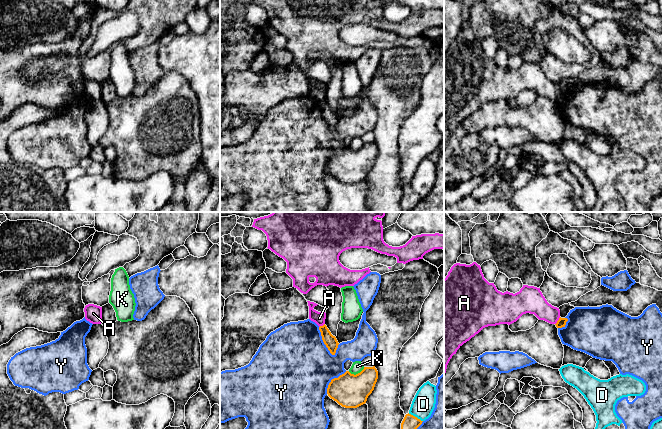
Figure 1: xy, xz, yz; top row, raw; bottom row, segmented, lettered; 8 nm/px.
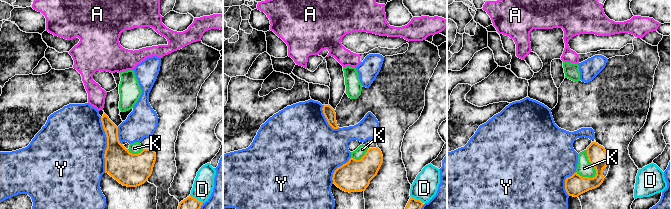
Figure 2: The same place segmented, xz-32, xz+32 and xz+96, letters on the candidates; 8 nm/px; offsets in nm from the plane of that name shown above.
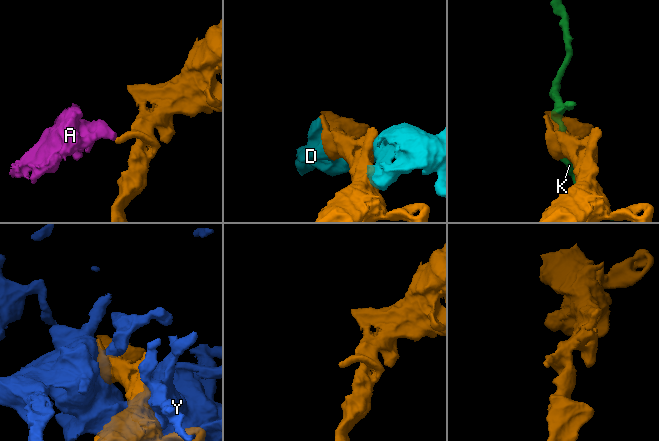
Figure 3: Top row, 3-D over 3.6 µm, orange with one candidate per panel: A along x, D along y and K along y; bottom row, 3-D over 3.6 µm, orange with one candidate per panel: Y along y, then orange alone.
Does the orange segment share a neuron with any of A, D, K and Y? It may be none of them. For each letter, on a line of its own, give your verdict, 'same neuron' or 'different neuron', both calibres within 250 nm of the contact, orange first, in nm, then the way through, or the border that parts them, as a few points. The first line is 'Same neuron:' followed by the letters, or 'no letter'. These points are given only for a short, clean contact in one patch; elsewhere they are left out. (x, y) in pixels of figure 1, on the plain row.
Same neuron: no letter
A: different neuron; calibres 70 and 190 nm; border yz (560, 93), (555, 100)
D: different neuron; calibres 140 and 190 nm
K: different neuron; calibres 280 and 90 nm
Y: different neuron; calibres 100 and 500 nm

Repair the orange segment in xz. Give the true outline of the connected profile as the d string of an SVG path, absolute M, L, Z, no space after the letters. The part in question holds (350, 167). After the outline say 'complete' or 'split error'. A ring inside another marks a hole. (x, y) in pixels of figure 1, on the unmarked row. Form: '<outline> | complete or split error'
M373 143L364 145L354 151L349 147L334 154L328 161L328 172L345 184L357 184L366 179L374 166L378 155L378 147Z | complete

